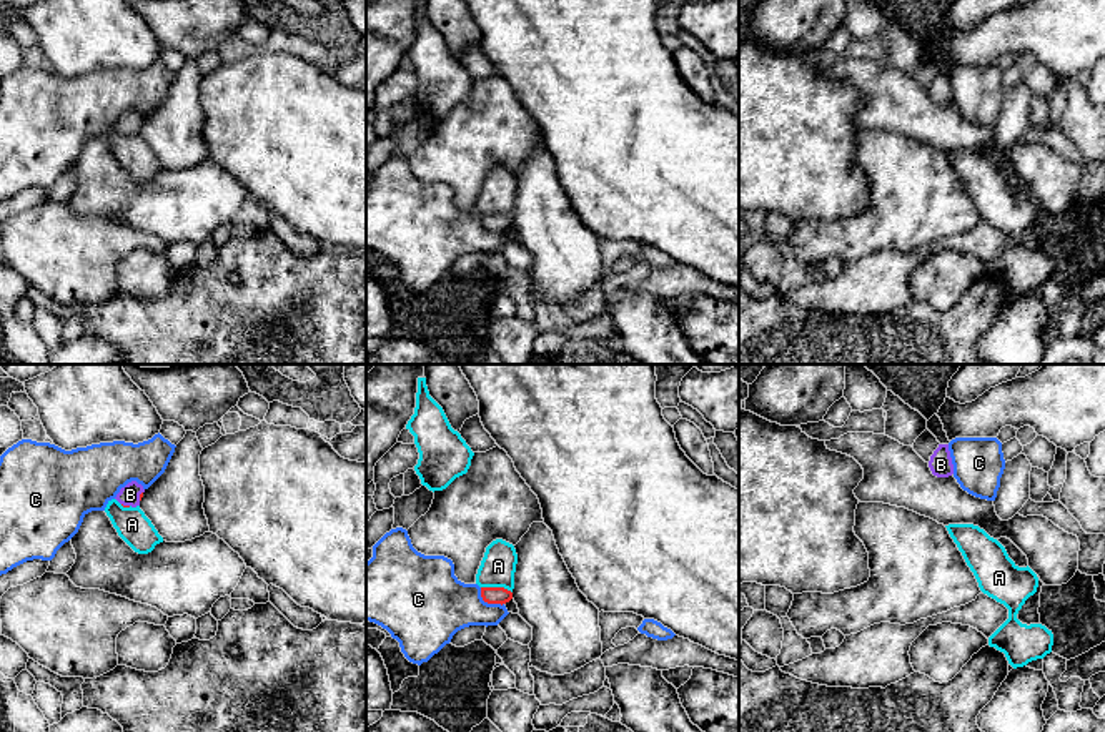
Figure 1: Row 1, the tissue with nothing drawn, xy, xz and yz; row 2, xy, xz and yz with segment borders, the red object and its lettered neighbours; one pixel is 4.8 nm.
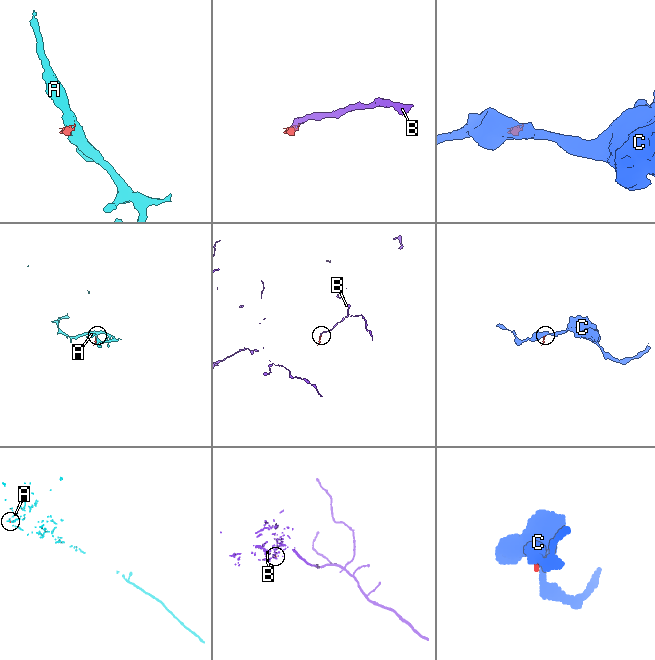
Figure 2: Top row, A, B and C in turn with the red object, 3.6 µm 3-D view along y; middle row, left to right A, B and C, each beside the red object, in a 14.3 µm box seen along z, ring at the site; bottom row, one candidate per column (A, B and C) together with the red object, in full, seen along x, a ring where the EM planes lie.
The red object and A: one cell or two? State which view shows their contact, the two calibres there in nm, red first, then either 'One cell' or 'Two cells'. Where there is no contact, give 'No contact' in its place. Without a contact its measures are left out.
Touches red in xz. Thickness 80 nm (red) against 170 nm. Two cells

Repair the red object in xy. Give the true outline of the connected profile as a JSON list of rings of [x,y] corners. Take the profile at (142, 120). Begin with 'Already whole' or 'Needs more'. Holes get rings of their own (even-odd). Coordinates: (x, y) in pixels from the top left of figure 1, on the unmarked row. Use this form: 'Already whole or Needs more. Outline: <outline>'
Needs more. Outline: [[[136,108],[128,110],[125,115],[120,116],[120,120],[116,121],[116,128],[123,133],[123,135],[136,135],[140,133],[140,128],[143,125],[143,113],[138,111]]]

